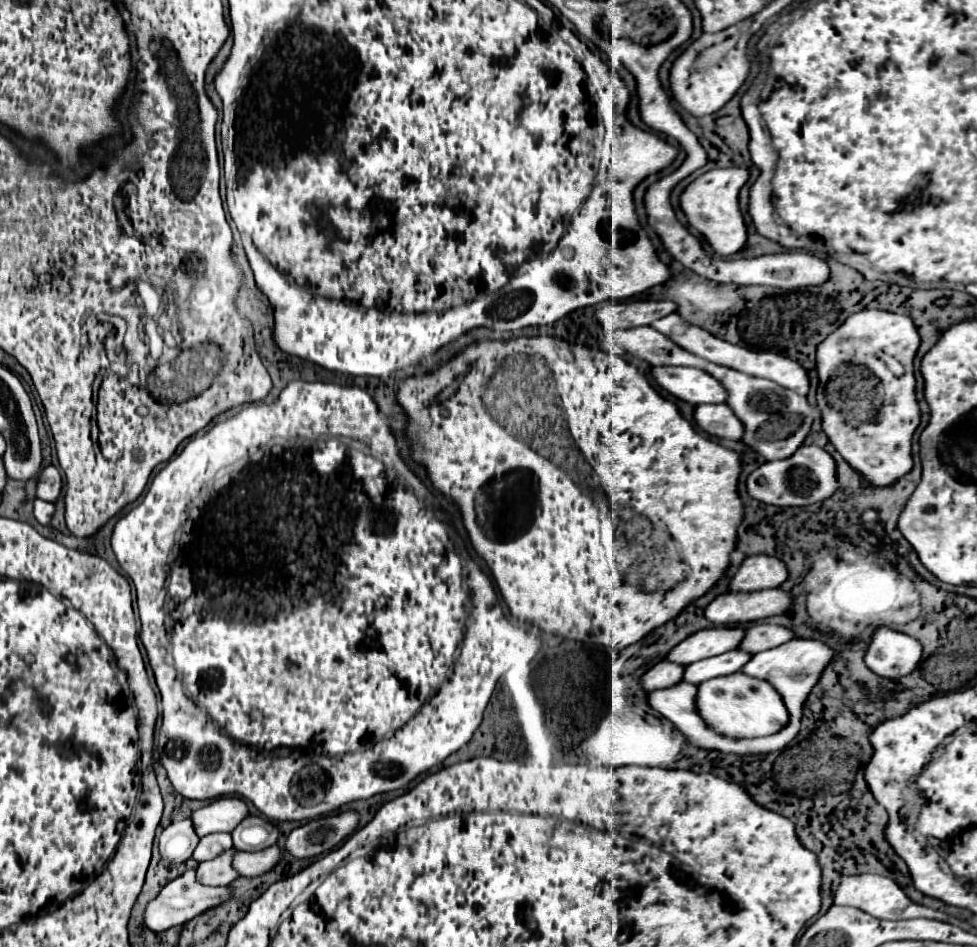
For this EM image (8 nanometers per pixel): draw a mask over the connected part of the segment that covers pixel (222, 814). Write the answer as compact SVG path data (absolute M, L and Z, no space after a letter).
M218 798L192 814L198 836L232 832L248 816L248 806L240 798Z

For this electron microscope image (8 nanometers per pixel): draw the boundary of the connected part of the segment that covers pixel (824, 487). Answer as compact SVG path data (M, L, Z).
M802 446L798 450L798 454L786 458L786 460L776 460L776 462L766 462L762 464L758 470L754 470L748 478L748 494L754 500L760 500L764 504L772 504L772 506L780 506L780 508L788 508L788 506L810 506L816 502L824 502L828 498L832 498L838 490L840 490L840 482L838 482L838 474L836 474L836 462L834 458L820 446Z

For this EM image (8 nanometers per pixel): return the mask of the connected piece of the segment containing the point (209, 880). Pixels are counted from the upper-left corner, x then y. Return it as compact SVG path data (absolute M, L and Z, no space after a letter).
M230 848L224 854L216 856L214 860L202 862L198 866L198 870L196 870L198 882L202 882L206 886L226 886L226 884L232 884L240 876L234 870L234 866L232 866L234 854L236 854L236 848Z

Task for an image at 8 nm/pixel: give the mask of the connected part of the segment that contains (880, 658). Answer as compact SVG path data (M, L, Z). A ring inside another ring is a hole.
M878 628L866 650L866 666L882 678L908 676L922 658L922 644L902 632Z

